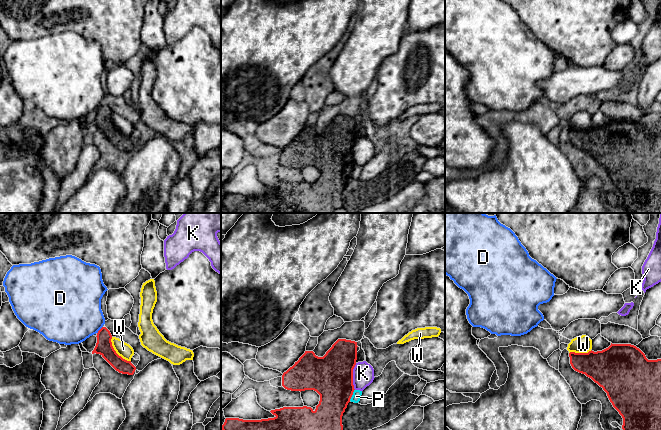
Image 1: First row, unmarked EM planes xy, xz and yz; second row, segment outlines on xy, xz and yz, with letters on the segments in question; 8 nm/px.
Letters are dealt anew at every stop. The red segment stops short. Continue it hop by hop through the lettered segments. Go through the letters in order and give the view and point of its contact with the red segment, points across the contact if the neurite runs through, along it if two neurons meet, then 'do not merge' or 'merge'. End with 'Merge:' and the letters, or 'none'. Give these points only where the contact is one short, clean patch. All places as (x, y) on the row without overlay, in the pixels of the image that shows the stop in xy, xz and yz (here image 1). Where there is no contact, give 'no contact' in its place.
D: contact xy (99, 106); do not merge
K: contact xz (352, 152); do not merge
P: contact xz (351, 171); do not merge
W: contact xy (115, 128); border xy (111, 113), (113, 125), (123, 134), (130, 137); do not merge
Merge: none

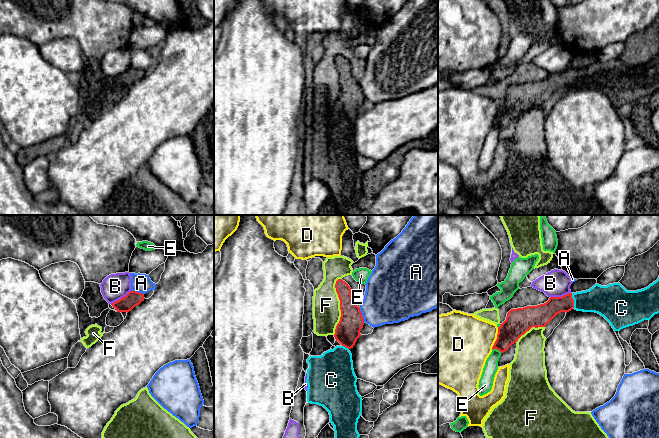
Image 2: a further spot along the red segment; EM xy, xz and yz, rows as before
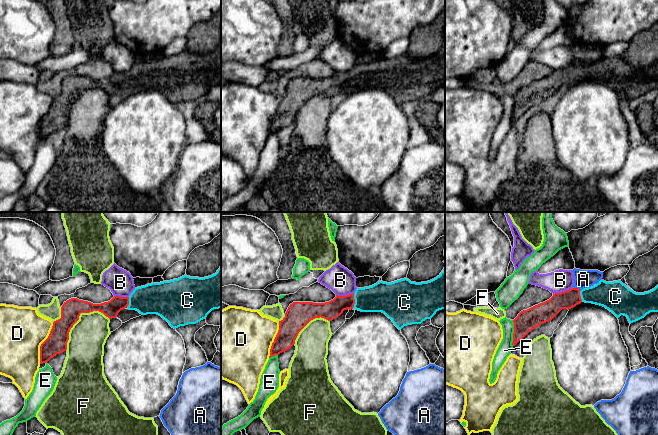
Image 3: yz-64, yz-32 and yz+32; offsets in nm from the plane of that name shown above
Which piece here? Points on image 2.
A: contact xz (361, 90); do not merge
B: contact yz (560, 73); border yz (570, 68), (561, 72), (550, 73); do not merge
C: contact yz (573, 76); way yz (545, 88), (555, 81), (573, 76), (604, 76); merge
D: contact yz (497, 114); do not merge
E: contact yz (497, 125); do not merge
F: contact xz (340, 81); do not merge
Merge: C

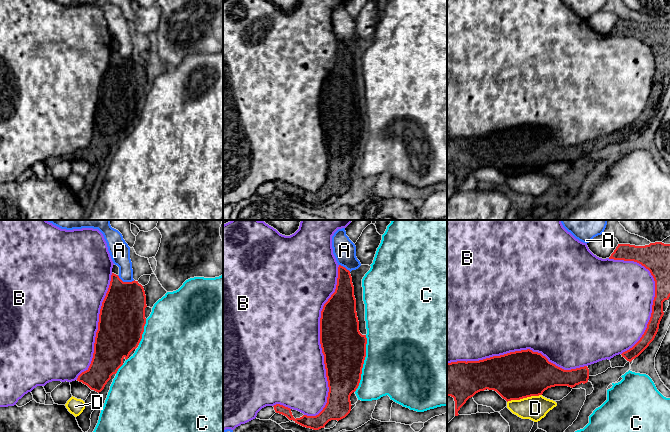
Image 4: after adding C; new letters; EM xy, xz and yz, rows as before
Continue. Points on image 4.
A: contact xy (126, 58); do not merge
B: contact xz (321, 121); do not merge
C: contact xz (363, 139); do not merge
D: contact yz (524, 173); border yz (541, 170), (511, 175), (507, 178); do not merge
Merge: none

